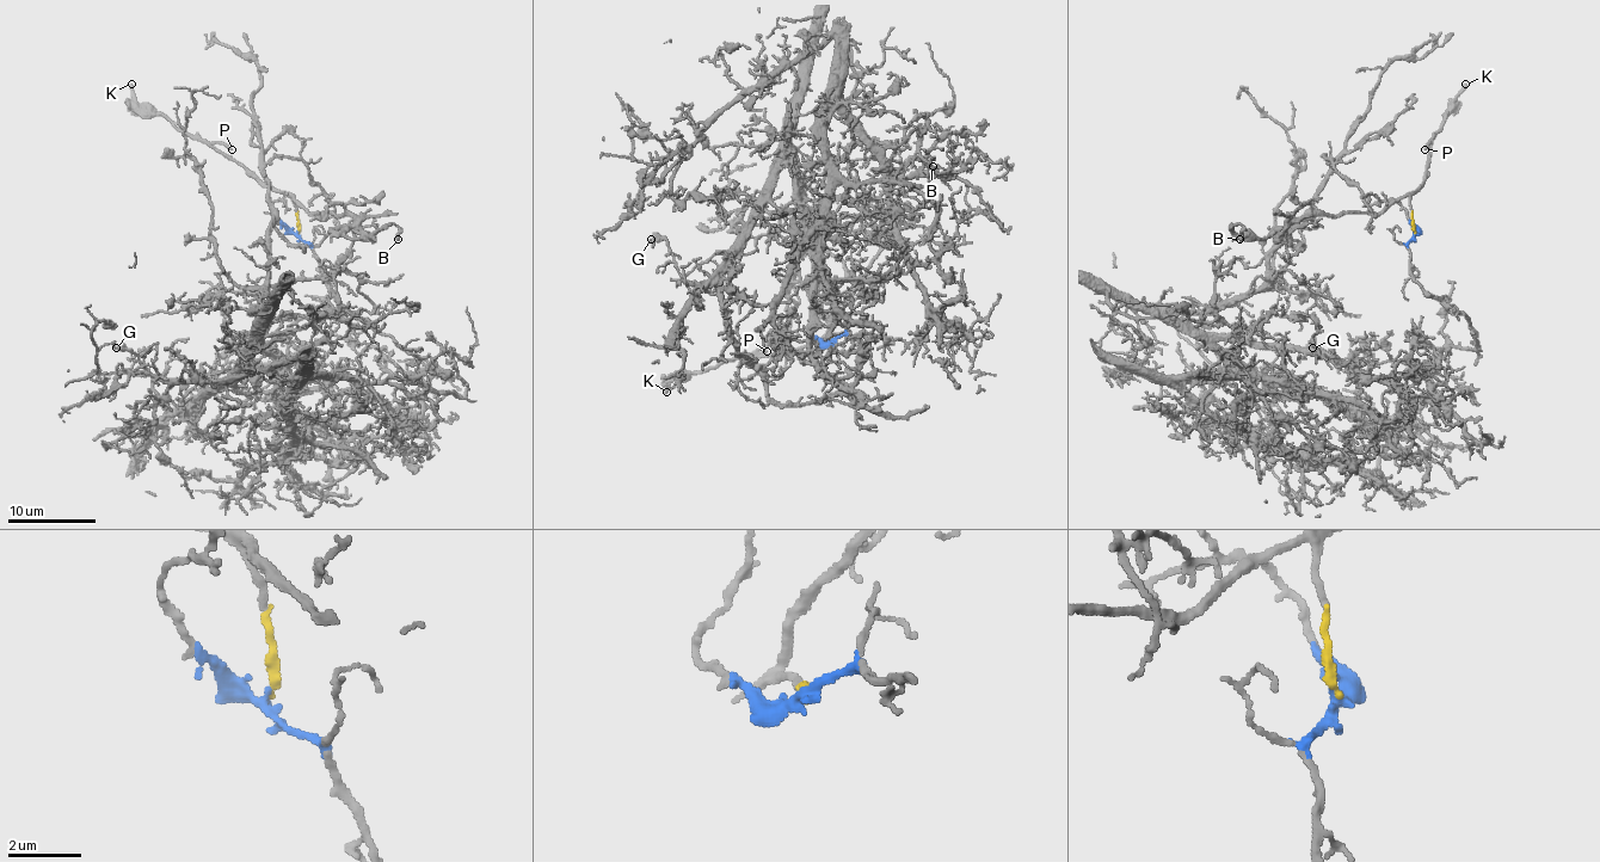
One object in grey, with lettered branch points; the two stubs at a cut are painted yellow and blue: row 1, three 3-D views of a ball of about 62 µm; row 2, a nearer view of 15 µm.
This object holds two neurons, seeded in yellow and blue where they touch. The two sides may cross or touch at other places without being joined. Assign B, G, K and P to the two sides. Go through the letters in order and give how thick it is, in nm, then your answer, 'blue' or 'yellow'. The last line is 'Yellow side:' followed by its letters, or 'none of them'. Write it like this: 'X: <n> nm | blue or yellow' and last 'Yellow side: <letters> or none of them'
B: 280 nm | yellow
G: 320 nm | blue
K: 240 nm | yellow
P: 190 nm | yellow
Yellow side: B, K, P

